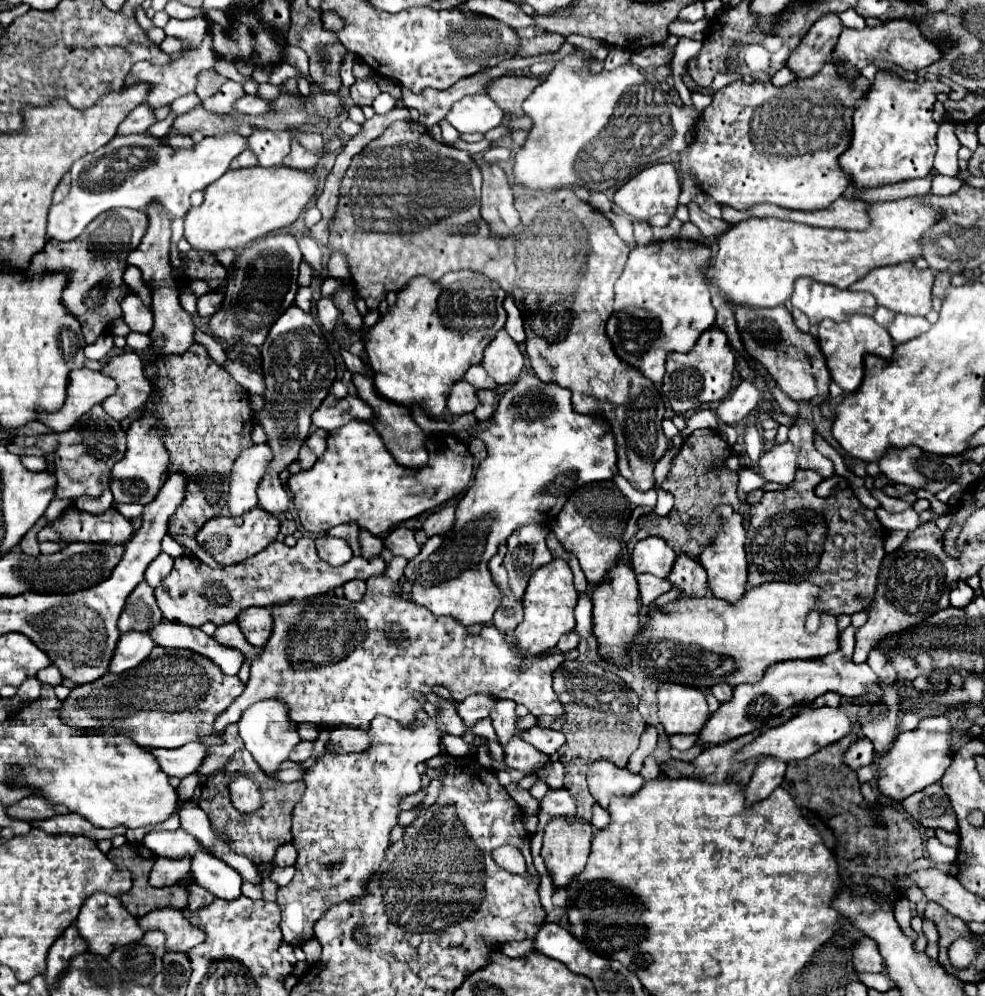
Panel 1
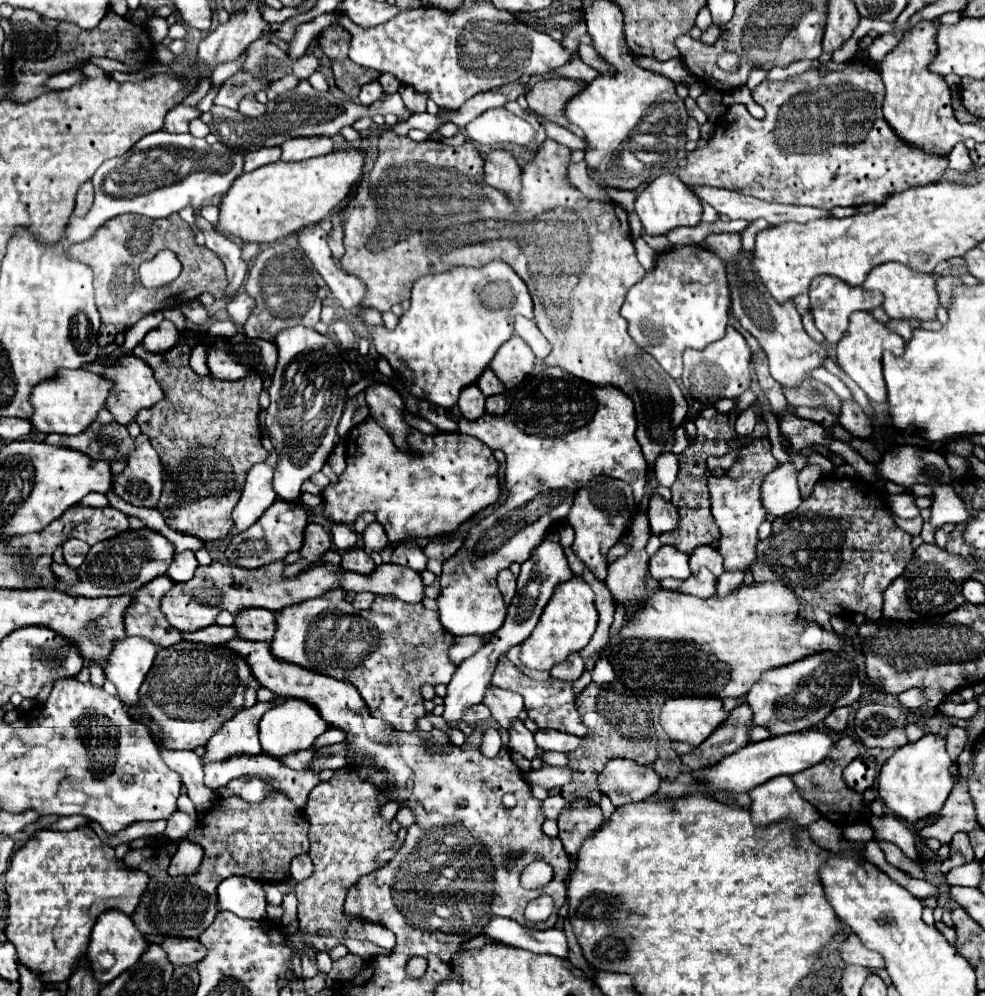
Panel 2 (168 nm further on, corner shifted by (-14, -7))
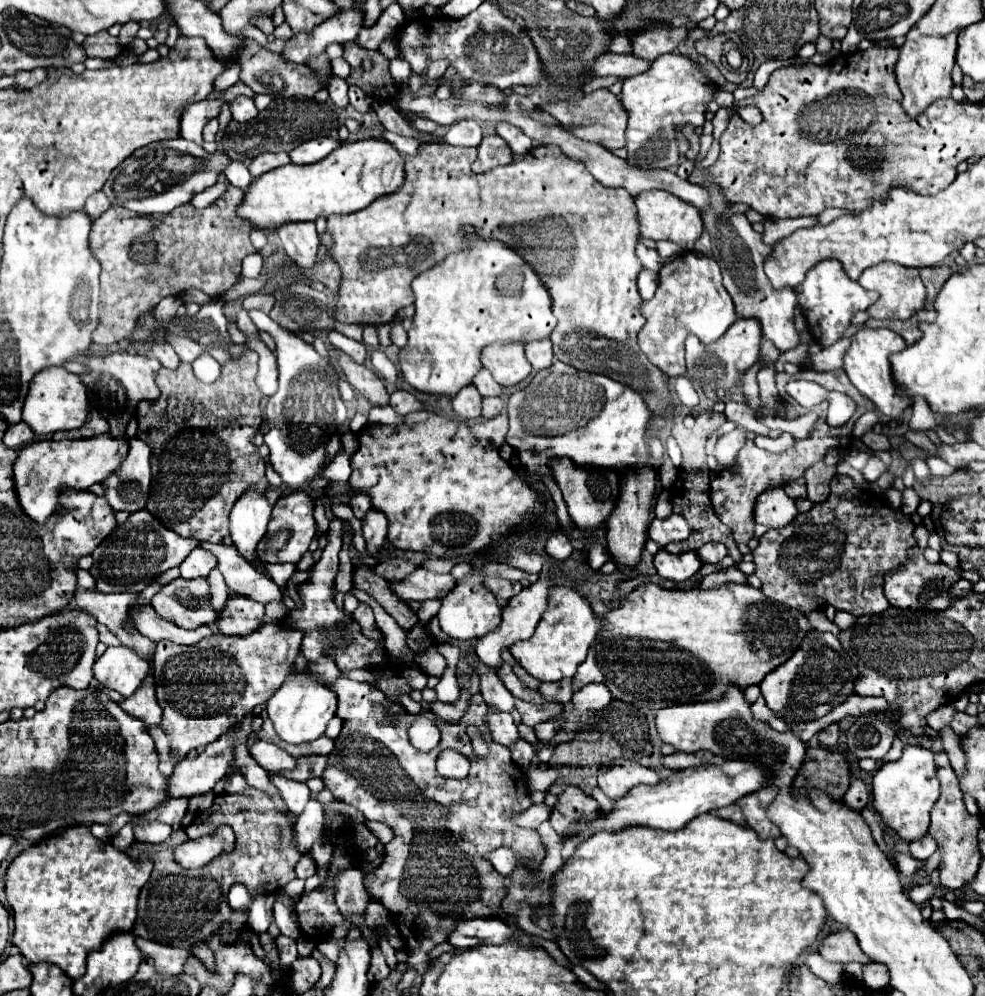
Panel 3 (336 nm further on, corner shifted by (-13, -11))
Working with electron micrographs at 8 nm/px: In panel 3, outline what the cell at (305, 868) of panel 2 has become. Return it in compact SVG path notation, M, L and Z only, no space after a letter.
M302 856L300 860L298 860L298 866L296 866L296 876L298 878L310 878L310 876L314 876L316 874L316 862L312 860L312 856Z

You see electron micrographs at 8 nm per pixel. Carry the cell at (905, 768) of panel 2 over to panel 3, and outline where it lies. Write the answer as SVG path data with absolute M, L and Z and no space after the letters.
M906 746L904 754L884 764L872 782L872 806L880 814L884 826L894 830L902 840L914 842L928 834L930 810L940 796L940 782L936 778L934 752L922 746Z

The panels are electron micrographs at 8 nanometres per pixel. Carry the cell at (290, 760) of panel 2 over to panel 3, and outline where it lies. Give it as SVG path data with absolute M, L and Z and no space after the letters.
M258 740L252 748L250 748L250 754L252 758L268 772L274 772L274 770L290 770L296 766L296 758L292 758L286 750L280 750L278 746L270 744L270 742L264 742L264 740Z

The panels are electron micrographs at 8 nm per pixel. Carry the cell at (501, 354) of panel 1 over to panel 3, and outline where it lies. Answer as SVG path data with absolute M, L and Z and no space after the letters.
M522 342L490 344L486 350L482 350L480 362L486 370L490 370L500 386L514 386L522 382L532 370L530 362L526 360Z

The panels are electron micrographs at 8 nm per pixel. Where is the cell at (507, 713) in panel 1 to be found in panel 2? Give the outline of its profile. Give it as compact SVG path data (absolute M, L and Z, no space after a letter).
M489 686L485 696L483 696L483 704L489 706L491 716L499 722L501 728L509 730L513 726L513 720L519 716L519 712L525 708L523 706L523 698L515 692L507 692L507 690L499 690Z

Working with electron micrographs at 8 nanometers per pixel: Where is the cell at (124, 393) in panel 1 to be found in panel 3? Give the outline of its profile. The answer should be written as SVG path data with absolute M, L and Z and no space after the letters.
M122 350L106 356L90 356L84 362L84 366L86 370L84 374L80 374L80 380L88 388L92 408L96 408L98 412L110 412L114 416L120 416L124 424L128 424L128 420L134 416L140 400L156 400L160 396L160 390L154 378L162 368L162 364L156 358L146 358L140 354Z

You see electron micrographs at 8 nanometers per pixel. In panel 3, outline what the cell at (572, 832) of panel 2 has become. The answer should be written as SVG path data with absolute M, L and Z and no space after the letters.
M568 786L560 796L558 802L552 808L550 824L556 832L562 836L568 834L568 826L576 824L588 824L596 818L596 800L592 796L586 796L580 788Z

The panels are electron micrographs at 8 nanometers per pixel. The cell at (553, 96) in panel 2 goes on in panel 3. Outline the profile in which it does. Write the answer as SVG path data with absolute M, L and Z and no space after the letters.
M600 88L600 90L594 90L592 94L586 94L584 100L580 102L568 102L568 100L562 100L562 102L550 102L550 104L544 104L540 106L542 110L546 110L548 114L552 114L560 124L568 126L572 130L574 136L582 138L582 140L590 140L590 142L598 142L598 144L604 144L608 146L610 150L618 150L618 148L626 148L626 136L624 136L624 130L626 130L626 110L622 110L622 102L618 96L614 96L610 90L606 88Z

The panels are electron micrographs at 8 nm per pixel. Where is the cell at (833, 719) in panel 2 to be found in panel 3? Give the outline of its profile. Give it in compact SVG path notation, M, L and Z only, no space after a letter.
M830 724L828 728L824 728L822 732L818 732L818 742L826 748L834 746L838 742L838 724Z

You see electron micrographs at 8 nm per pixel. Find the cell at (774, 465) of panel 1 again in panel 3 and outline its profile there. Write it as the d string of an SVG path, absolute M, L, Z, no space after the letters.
M784 488L766 490L754 506L754 520L768 528L788 526L796 518L798 510L794 500L784 492Z

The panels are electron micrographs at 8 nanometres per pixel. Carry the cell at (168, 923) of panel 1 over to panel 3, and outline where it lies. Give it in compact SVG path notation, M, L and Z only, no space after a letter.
M134 938L136 946L140 948L140 952L148 958L154 960L154 968L158 974L164 976L178 976L184 970L184 964L190 956L190 950L182 950L182 948L174 948L174 946L166 946L166 944L158 944L146 938Z

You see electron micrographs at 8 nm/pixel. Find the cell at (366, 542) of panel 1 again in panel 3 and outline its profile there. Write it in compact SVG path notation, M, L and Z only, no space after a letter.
M368 510L368 514L364 516L362 520L362 534L366 538L366 544L368 544L368 552L372 556L378 554L382 542L386 540L386 532L388 532L388 518L378 512L378 510Z

